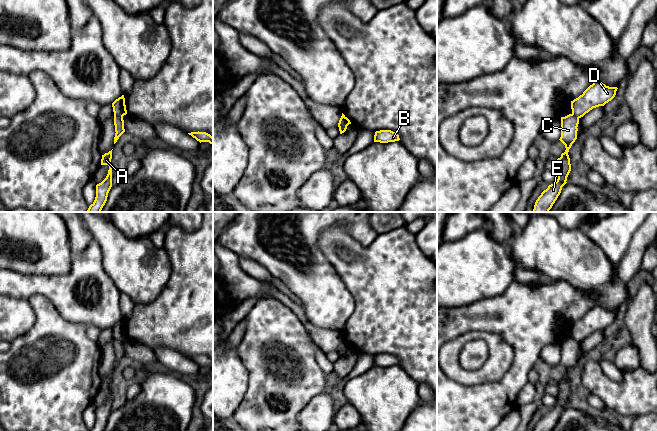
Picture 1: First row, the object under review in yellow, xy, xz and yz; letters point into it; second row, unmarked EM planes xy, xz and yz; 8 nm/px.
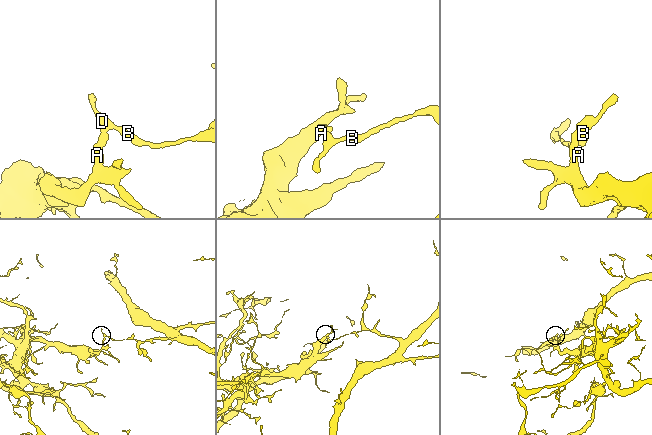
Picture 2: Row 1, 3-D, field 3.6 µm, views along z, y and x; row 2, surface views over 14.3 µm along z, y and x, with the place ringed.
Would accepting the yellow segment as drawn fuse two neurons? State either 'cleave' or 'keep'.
cleave

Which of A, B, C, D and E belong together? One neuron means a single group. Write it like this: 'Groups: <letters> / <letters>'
Groups: A C E / B D

